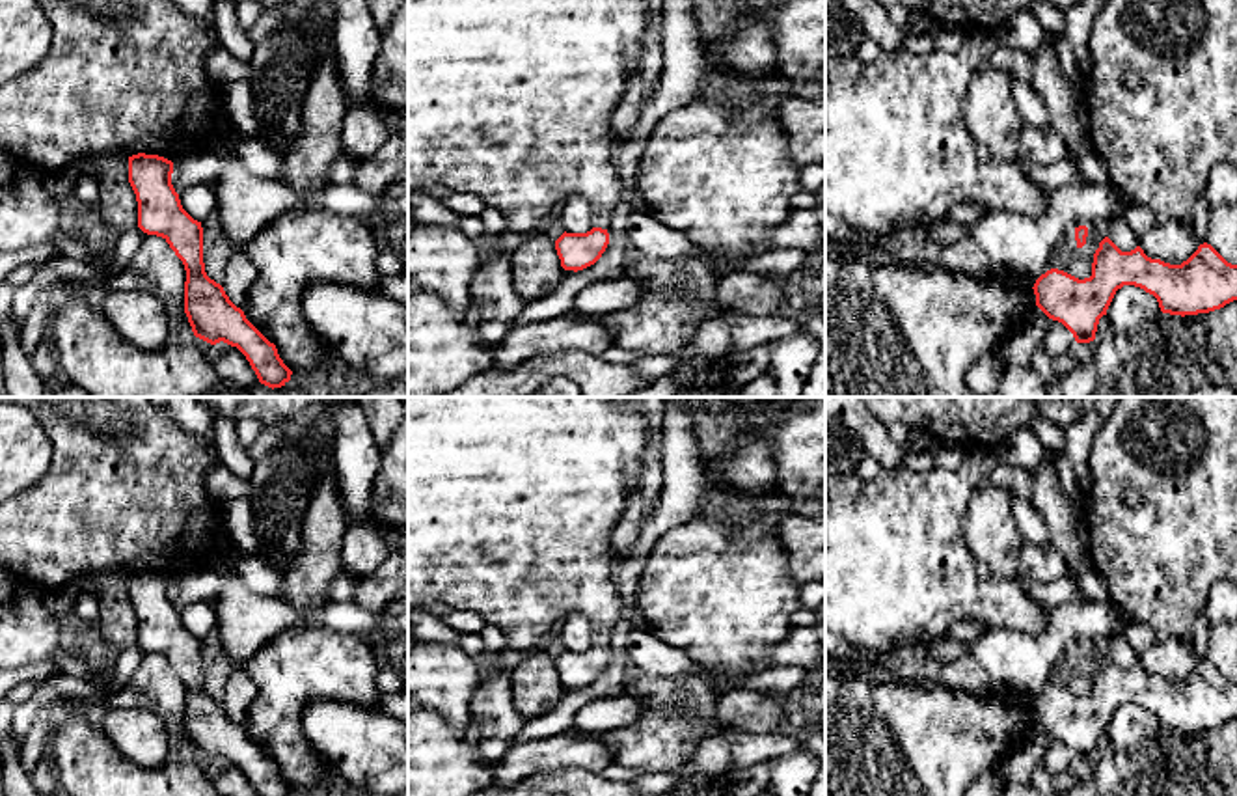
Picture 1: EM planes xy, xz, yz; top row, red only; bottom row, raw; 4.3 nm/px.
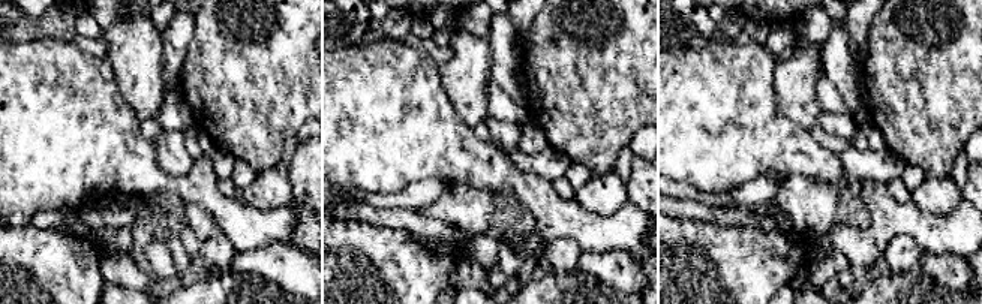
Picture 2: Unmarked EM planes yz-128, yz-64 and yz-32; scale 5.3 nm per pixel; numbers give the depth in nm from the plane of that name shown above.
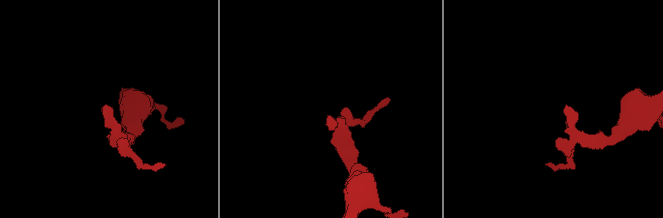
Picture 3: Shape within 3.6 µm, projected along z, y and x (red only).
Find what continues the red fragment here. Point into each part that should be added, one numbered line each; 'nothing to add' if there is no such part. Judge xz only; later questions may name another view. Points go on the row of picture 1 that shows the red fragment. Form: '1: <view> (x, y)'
1: xz (507, 99)

